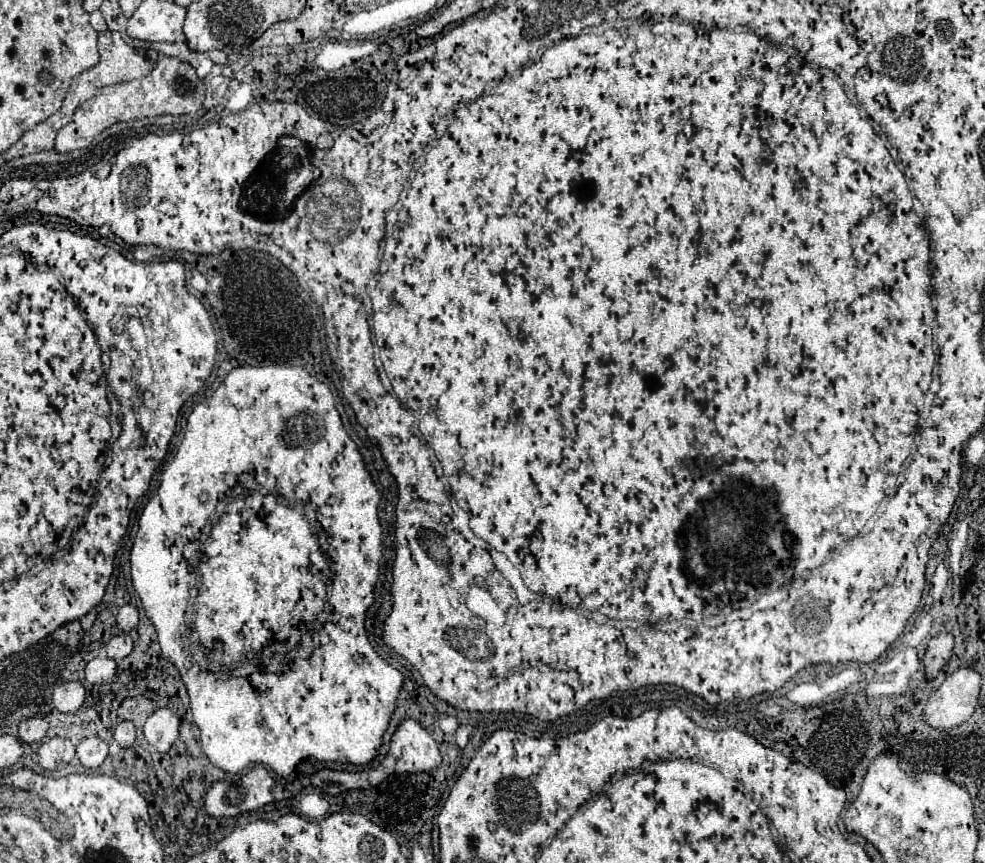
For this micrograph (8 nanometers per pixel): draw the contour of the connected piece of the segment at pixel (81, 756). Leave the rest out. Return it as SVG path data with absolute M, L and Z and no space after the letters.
M98 736L84 738L76 746L76 756L84 768L98 768L108 756L108 744L104 740L100 740Z

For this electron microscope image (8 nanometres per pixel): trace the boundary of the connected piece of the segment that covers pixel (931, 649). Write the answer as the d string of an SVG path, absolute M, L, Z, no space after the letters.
M942 632L940 636L930 640L928 650L924 654L924 666L926 666L928 678L934 678L942 670L942 666L948 662L948 658L952 656L952 644L954 644L954 638L948 632Z

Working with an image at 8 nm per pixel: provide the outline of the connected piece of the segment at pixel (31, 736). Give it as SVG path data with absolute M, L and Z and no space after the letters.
M26 718L24 722L20 722L20 740L26 744L34 744L38 740L42 740L46 736L48 730L48 722L44 718Z

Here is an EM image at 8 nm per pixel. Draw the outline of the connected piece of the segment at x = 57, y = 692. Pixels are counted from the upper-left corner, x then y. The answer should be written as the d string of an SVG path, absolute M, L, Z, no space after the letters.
M64 682L54 688L52 704L60 712L76 712L82 706L84 696L86 696L86 690L80 682Z

